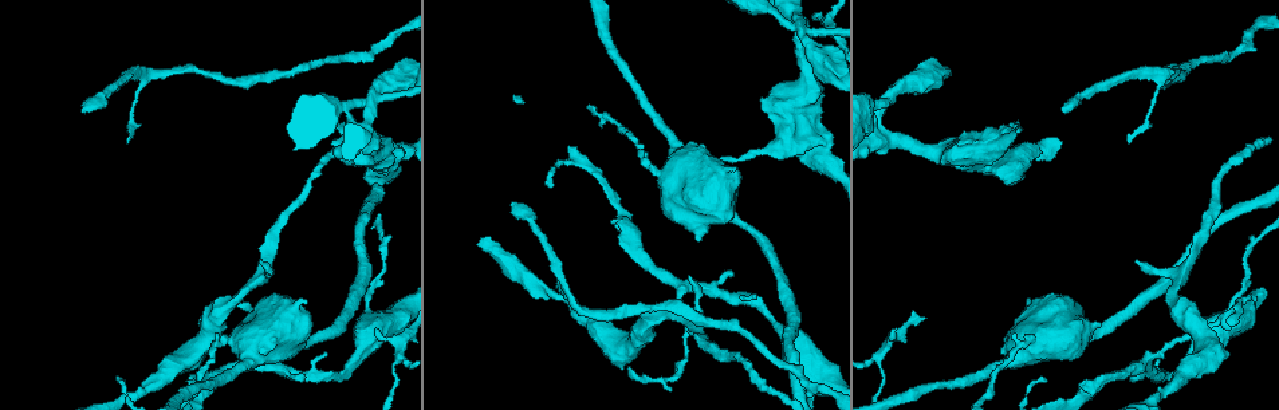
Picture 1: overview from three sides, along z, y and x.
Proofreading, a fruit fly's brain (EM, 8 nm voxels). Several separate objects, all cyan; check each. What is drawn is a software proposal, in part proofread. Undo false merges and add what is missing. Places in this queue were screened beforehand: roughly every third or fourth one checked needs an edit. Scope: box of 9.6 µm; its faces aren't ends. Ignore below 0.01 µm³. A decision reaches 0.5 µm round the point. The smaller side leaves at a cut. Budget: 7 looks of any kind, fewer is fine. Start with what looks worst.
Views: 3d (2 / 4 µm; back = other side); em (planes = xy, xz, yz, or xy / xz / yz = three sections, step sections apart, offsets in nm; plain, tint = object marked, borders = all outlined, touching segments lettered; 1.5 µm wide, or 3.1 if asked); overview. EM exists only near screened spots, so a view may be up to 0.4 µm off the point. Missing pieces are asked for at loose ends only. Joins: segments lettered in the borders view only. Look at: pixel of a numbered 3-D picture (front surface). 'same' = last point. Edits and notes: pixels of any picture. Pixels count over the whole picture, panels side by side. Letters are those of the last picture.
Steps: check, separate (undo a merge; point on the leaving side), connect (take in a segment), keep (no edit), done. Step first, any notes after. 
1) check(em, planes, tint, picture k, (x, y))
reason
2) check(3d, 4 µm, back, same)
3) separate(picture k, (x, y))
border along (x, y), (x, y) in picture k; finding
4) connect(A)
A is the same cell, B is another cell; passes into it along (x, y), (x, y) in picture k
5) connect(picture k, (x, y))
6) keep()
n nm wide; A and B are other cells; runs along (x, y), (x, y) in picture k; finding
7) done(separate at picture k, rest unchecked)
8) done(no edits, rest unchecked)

check(3d, 2 µm, picture 1, (1134, 380))
an open end

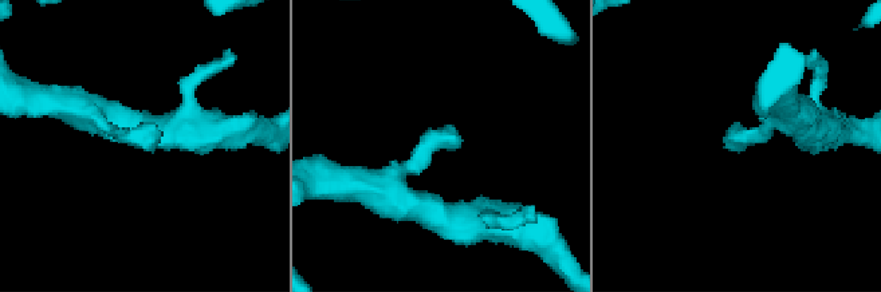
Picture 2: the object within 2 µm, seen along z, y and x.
check(em, xz, step 4, borders, picture 2, (743, 139))
shape alone is not enough

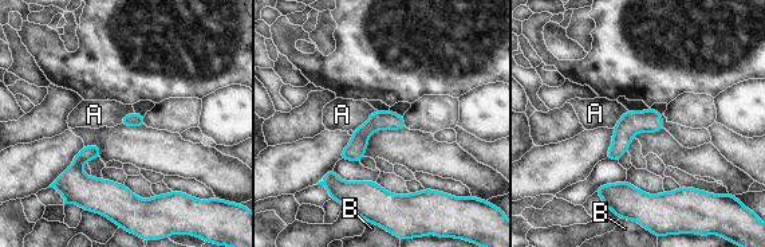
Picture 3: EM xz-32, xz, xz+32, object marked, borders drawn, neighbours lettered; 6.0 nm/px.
keep()
A and B are other cells; no lettered segment goes on from it

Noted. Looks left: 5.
check(em, planes, plain, picture 1, (372, 94))
calibre changes

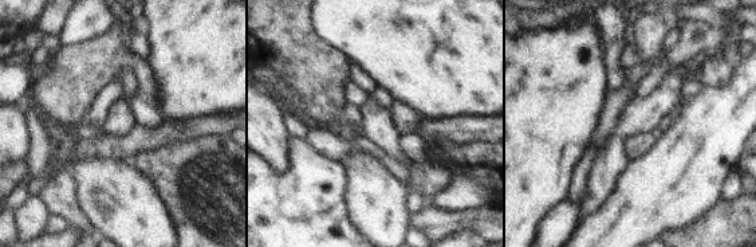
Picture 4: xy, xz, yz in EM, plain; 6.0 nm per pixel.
check(em, planes, tint, same)

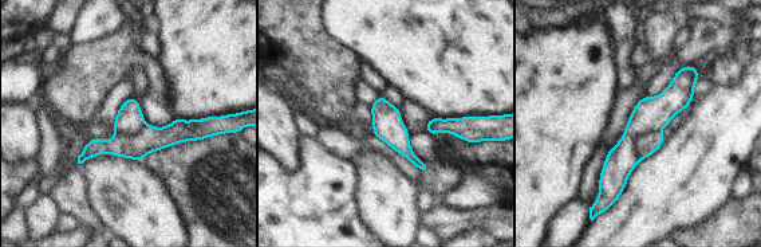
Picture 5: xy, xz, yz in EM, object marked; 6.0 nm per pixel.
check(em, planes, borders, same)

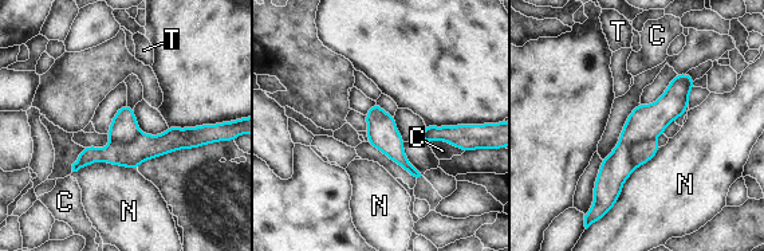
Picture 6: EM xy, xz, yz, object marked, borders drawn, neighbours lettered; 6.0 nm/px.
separate(picture 6, (641, 152))
C, N and T are other cells; the part that leaves runs along (204, 128), (75, 167) in picture 6; a second neuron is stuck on

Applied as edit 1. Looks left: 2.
check(em, planes, plain, picture 1, (1029, 339))
calibre changes

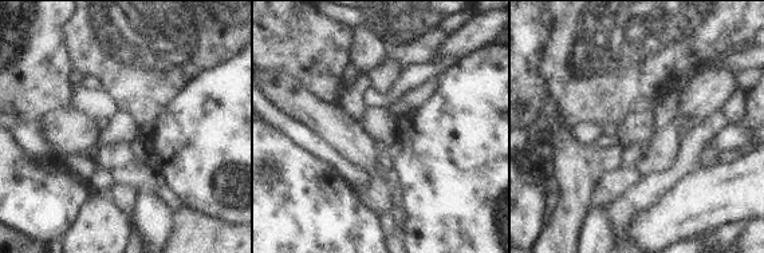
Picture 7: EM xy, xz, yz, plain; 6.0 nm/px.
check(em, planes, borders, same)

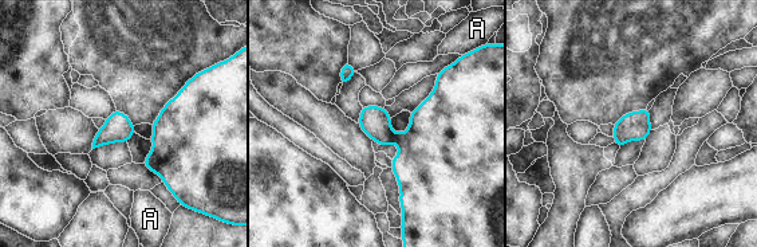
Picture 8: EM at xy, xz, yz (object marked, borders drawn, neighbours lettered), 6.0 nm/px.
separate(picture 8, (374, 121))
A is another cell; border along (391, 130), (393, 141) in picture 8; two neurons meet here

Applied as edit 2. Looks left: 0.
done(separate at picture 6, separate at picture 8, rest unchecked)

